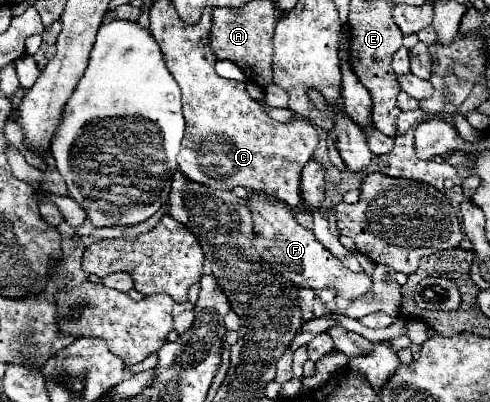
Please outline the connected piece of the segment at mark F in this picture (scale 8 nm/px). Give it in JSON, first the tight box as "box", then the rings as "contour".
{"box":[249,191,371,299],"contour":[[[251,191],[253,197],[249,199],[249,209],[253,215],[255,225],[255,239],[253,245],[261,253],[261,257],[275,267],[281,275],[291,279],[299,287],[309,289],[323,289],[323,287],[335,287],[337,293],[345,299],[357,299],[365,295],[371,289],[371,277],[365,273],[353,273],[341,265],[337,257],[333,257],[313,235],[313,231],[301,227],[293,215],[287,203],[275,199],[273,195],[267,195],[263,191]]]}

